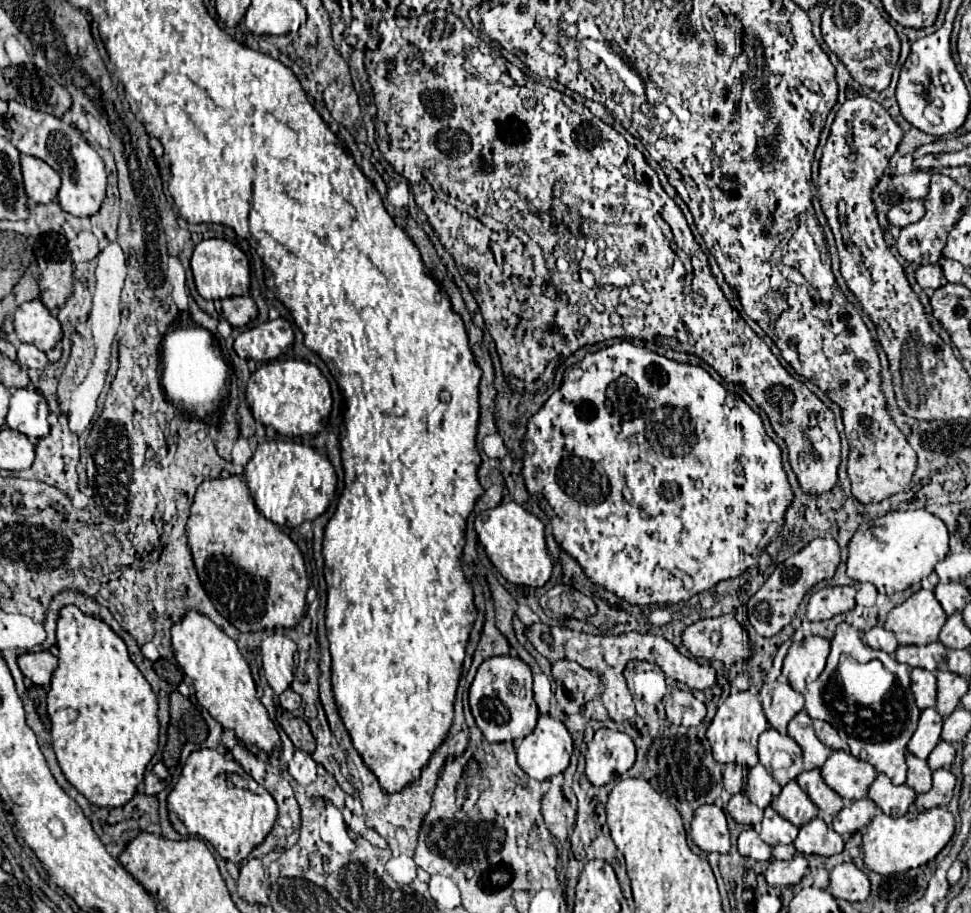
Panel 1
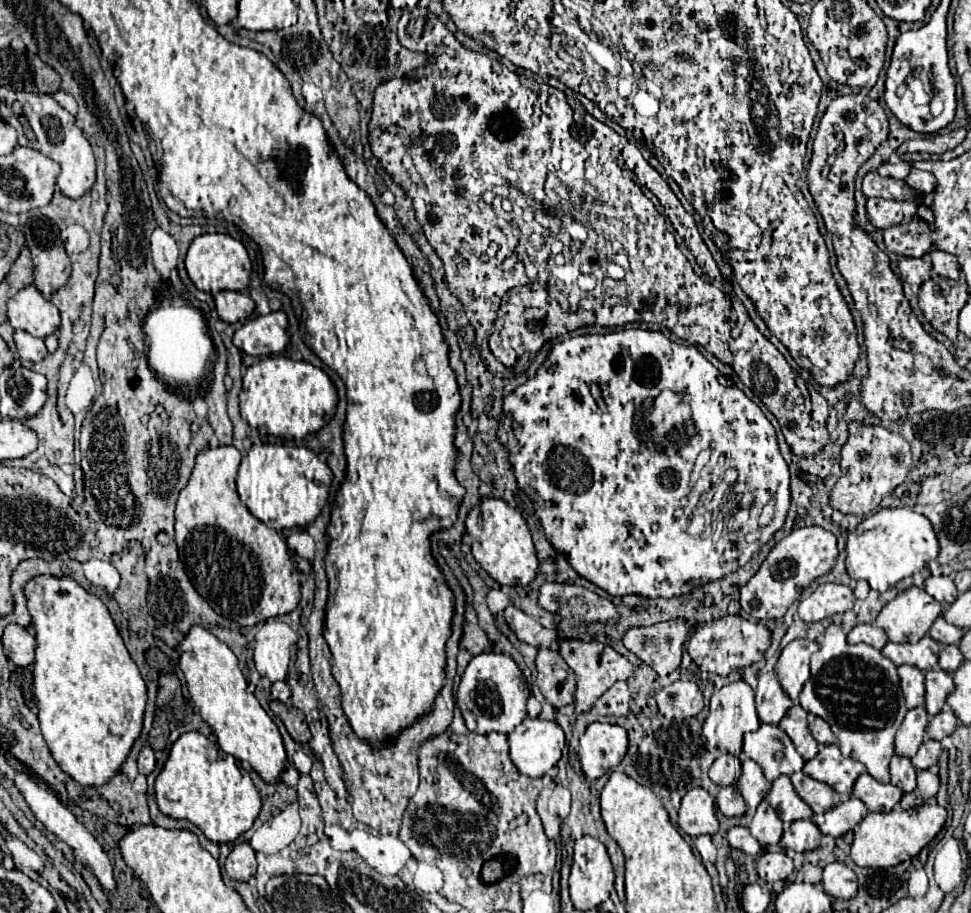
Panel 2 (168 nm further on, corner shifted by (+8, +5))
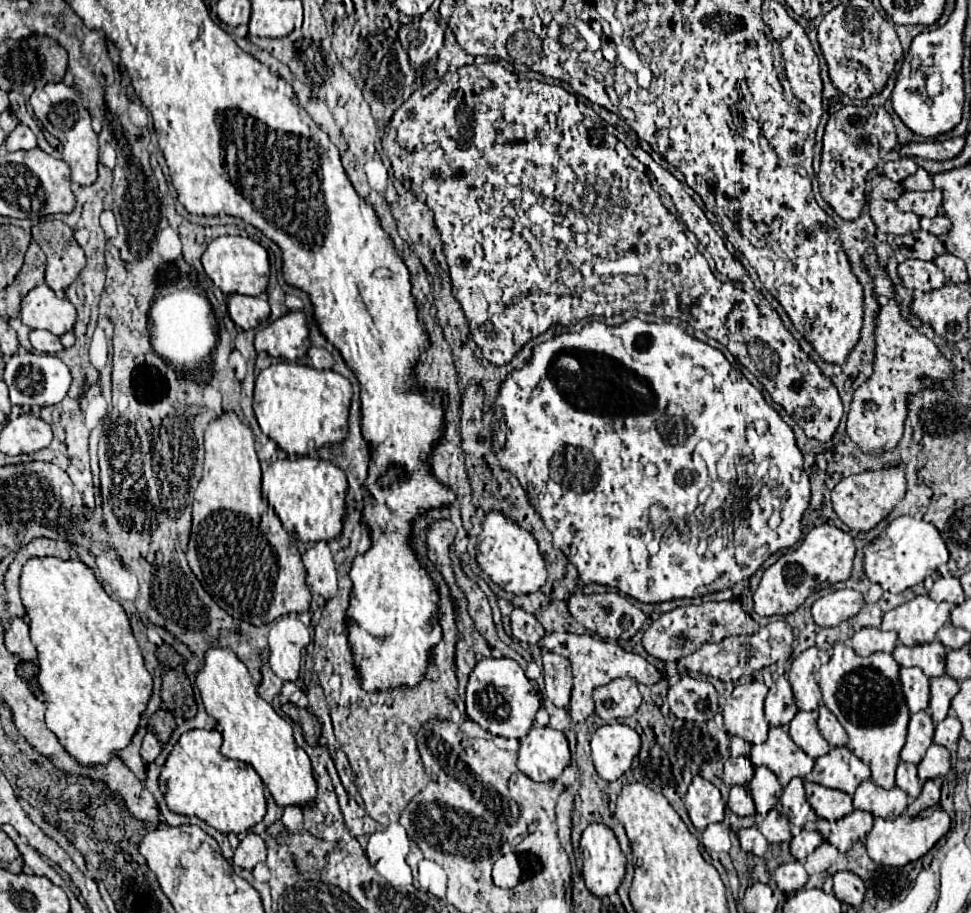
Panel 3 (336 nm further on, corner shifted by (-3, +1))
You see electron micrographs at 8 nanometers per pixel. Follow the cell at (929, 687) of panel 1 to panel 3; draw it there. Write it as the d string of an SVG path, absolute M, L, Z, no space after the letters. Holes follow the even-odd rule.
M900 667L900 683L910 713L926 711L930 701L930 681L918 667Z

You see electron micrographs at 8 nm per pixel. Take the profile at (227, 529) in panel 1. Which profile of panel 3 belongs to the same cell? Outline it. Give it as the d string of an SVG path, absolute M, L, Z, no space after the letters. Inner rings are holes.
M224 411L206 427L204 447L204 471L194 493L192 535L186 549L190 569L228 615L256 627L286 613L306 613L311 604L306 569L294 539L262 499L262 471L248 421Z

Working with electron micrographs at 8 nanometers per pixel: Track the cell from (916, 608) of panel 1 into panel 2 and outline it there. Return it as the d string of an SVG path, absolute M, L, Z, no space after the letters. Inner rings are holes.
M909 587L889 601L875 619L893 643L917 643L941 615L943 607L925 589Z

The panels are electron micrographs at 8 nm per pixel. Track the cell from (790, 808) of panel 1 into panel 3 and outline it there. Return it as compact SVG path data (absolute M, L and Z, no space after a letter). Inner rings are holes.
M794 777L784 787L784 793L780 797L780 807L782 807L782 815L786 815L790 819L790 823L796 827L804 827L806 823L814 823L818 819L816 813L812 811L810 803L806 801L804 783L800 777Z

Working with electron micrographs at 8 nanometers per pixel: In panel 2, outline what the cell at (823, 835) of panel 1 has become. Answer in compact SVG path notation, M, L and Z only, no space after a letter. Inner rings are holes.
M799 819L785 829L781 843L785 845L785 849L805 853L805 851L819 849L821 839L823 839L823 833L811 819Z

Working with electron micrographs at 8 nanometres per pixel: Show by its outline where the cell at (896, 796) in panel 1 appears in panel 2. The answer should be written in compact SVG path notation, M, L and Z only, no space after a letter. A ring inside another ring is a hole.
M861 773L855 781L853 795L859 797L871 811L891 811L899 803L903 791L891 783L879 783L869 773Z

